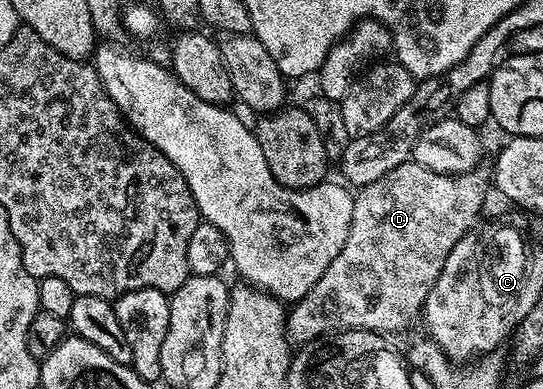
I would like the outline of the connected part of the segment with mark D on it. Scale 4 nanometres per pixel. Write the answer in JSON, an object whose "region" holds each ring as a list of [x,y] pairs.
{"region":[[[407,162],[396,166],[396,170],[388,170],[384,178],[361,185],[352,206],[348,238],[344,246],[340,246],[340,254],[332,258],[328,270],[320,274],[316,286],[312,286],[312,290],[308,290],[308,294],[304,294],[304,298],[297,300],[289,309],[285,323],[286,336],[294,344],[302,344],[298,346],[306,346],[325,337],[326,328],[330,328],[331,333],[355,328],[391,334],[404,331],[417,316],[419,319],[432,286],[436,286],[436,278],[440,278],[440,270],[444,270],[448,254],[452,254],[452,246],[456,246],[456,242],[460,242],[460,238],[464,238],[464,234],[479,223],[478,215],[486,200],[486,187],[489,189],[492,184],[491,173],[484,169],[479,166],[472,172],[450,176],[447,172],[433,172],[419,164]]]}

